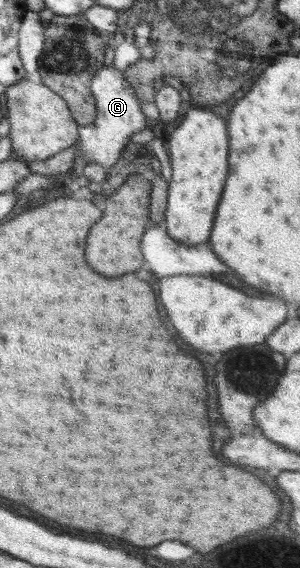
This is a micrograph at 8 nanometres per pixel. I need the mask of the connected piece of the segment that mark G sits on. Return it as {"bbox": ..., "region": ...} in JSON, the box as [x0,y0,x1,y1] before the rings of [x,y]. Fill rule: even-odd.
{"bbox":[62,65,146,179],"region":[[[104,65],[92,78],[91,91],[95,98],[97,115],[94,122],[79,127],[79,138],[74,144],[76,146],[75,166],[69,172],[62,174],[63,179],[75,176],[79,168],[87,163],[101,164],[110,168],[120,158],[122,149],[130,142],[129,137],[145,128],[146,117],[141,111],[139,98],[123,72],[113,65]]]}

